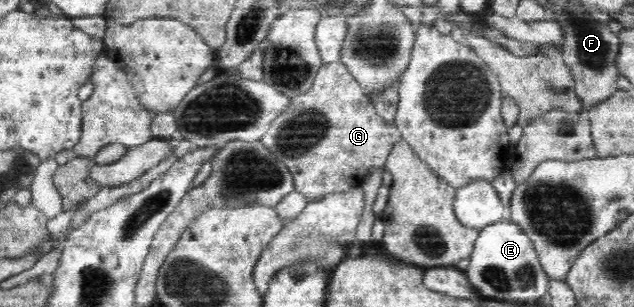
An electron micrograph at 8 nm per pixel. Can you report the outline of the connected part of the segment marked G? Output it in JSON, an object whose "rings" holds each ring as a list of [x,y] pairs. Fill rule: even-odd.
{"rings":[[[340,62],[324,64],[308,93],[293,97],[262,137],[265,145],[293,175],[296,191],[308,200],[362,187],[370,169],[385,169],[402,135],[378,115],[358,82]]]}

